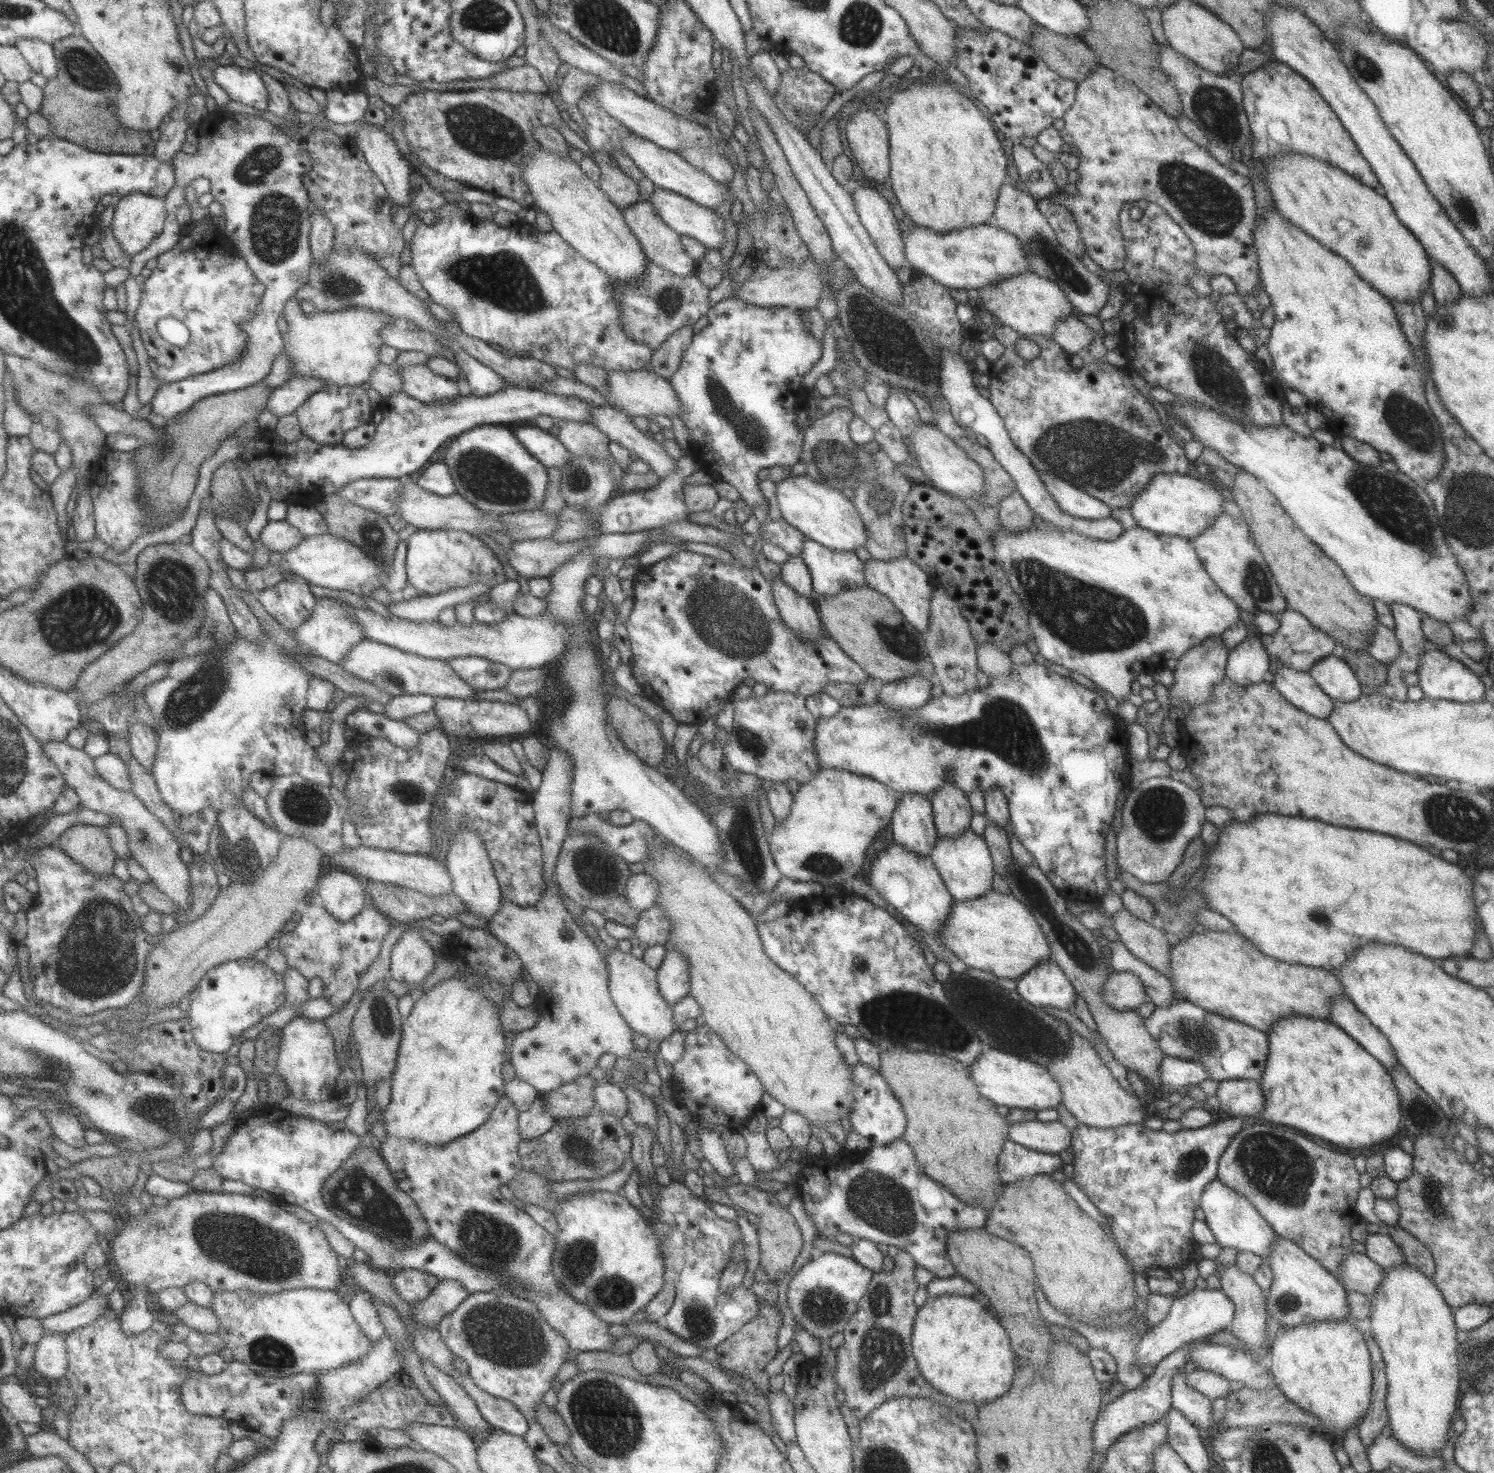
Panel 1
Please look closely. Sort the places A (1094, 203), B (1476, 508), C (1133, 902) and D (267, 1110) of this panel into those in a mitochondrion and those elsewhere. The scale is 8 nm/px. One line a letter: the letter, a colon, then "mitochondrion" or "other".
A: other
B: mitochondrion
C: other
D: other

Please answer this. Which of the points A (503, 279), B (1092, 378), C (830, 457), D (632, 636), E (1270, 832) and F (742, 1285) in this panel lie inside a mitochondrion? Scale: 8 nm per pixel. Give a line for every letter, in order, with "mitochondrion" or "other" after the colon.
A: mitochondrion
B: other
C: mitochondrion
D: other
E: other
F: other

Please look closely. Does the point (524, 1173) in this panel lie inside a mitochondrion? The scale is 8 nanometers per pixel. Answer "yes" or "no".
no

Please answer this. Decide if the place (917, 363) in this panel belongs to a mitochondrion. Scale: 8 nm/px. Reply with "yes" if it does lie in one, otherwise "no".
yes

